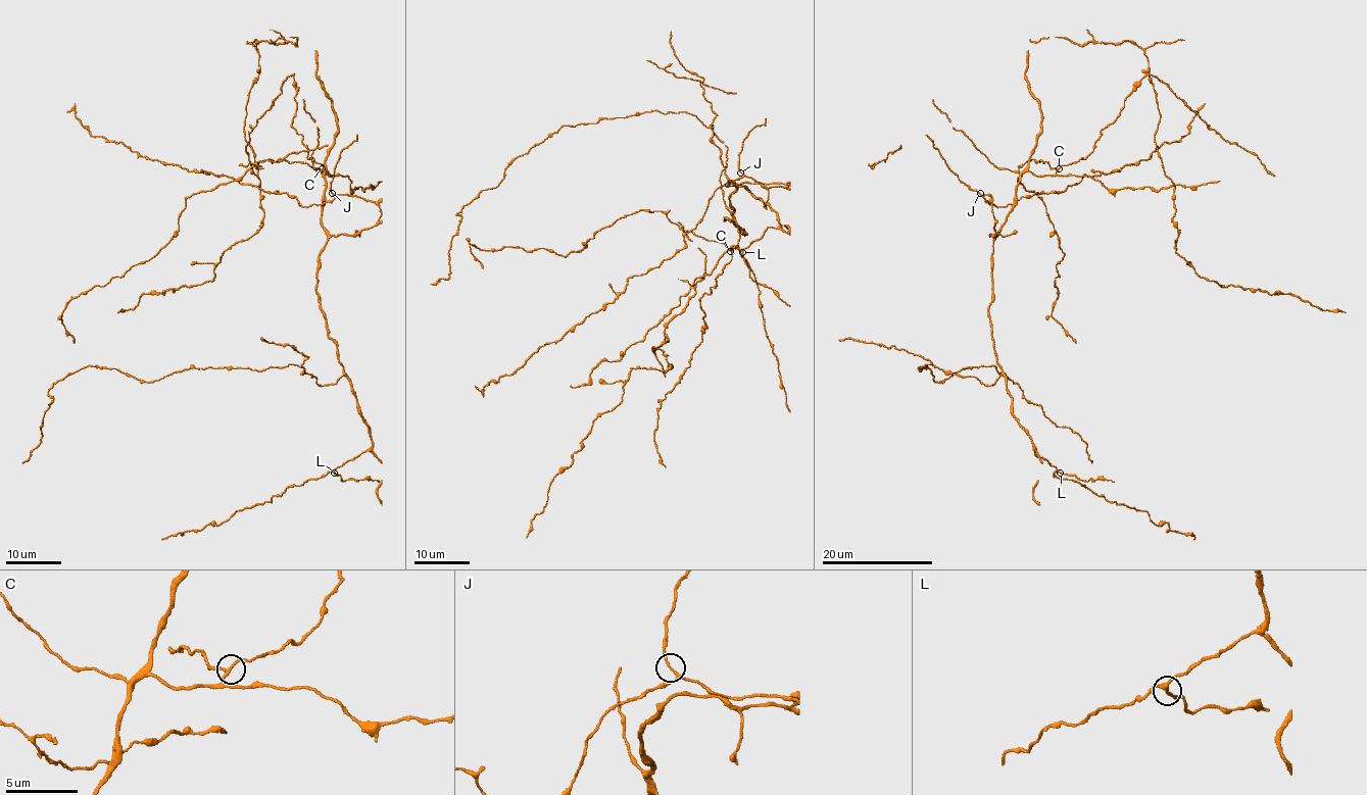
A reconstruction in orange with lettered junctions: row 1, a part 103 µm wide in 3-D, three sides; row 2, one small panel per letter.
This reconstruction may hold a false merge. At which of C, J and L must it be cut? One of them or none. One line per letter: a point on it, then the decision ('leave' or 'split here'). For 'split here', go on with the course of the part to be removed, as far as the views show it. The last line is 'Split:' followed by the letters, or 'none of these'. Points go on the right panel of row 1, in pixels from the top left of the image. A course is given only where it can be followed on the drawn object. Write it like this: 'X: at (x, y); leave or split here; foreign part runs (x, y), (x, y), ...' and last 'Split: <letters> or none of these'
C: at (1059, 168); leave
J: at (980, 193); leave
L: at (1060, 473); leave
Split: none of these

